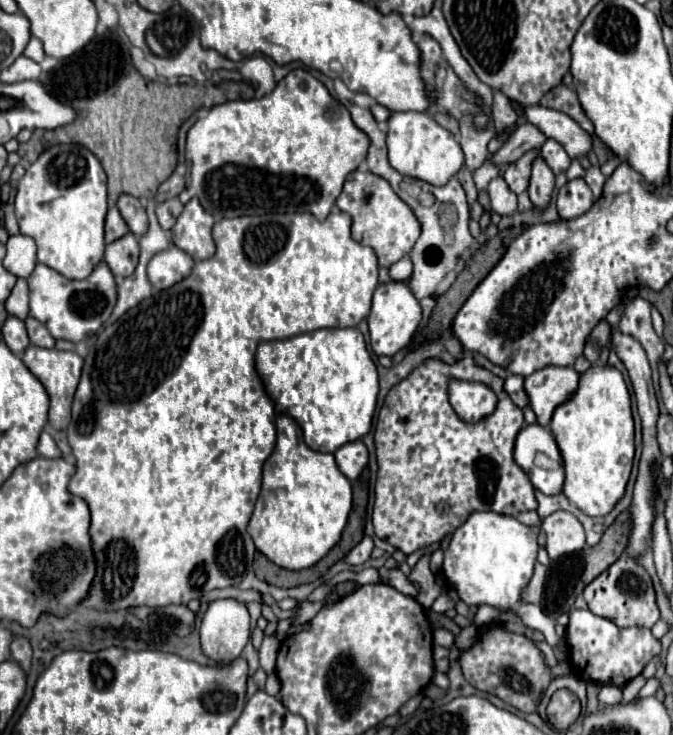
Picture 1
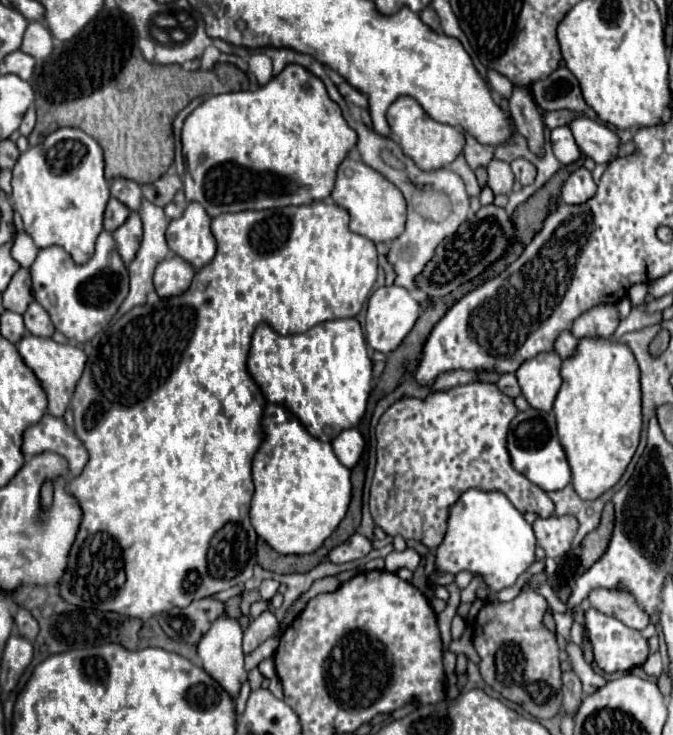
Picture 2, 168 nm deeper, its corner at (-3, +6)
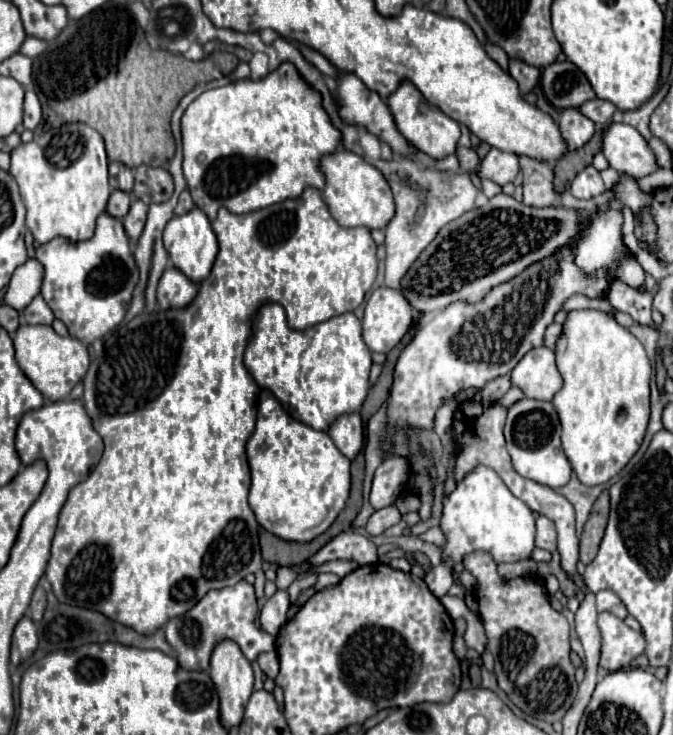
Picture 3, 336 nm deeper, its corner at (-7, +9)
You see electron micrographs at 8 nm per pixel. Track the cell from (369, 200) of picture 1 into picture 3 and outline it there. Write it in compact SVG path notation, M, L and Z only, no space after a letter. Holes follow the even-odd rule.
M338 150L330 156L324 156L320 166L326 174L326 188L322 190L322 196L340 226L364 226L368 230L386 228L386 224L394 218L394 196L390 192L390 184L386 184L386 178L382 172L378 172L378 168L350 150Z

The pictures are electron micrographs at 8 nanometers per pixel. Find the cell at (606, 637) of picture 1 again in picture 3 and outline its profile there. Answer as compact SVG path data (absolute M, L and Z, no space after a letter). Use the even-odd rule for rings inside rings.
M600 612L598 628L602 634L602 654L600 654L602 668L616 672L628 668L636 656L644 654L646 640L642 632L632 630L618 616L610 612Z

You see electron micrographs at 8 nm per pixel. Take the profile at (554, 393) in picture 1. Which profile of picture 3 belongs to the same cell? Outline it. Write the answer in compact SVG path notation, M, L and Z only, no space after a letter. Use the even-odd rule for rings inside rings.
M540 346L532 348L512 370L512 384L518 386L526 398L550 402L562 388L562 376L556 368L554 350Z

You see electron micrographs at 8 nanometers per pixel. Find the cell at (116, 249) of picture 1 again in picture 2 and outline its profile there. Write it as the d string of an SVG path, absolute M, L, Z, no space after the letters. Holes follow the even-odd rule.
M132 211L130 217L126 219L126 223L122 227L118 227L118 231L114 231L112 235L116 239L122 261L128 265L136 257L136 251L142 241L142 221L140 221L138 211Z

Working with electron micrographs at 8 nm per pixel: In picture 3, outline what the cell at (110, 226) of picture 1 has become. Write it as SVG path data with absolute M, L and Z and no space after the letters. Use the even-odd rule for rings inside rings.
M114 190L114 192L112 192L112 196L110 196L110 200L108 200L108 208L106 208L106 212L108 212L110 216L114 216L114 218L118 218L118 220L122 220L122 218L126 216L126 212L130 210L130 202L132 202L130 194Z

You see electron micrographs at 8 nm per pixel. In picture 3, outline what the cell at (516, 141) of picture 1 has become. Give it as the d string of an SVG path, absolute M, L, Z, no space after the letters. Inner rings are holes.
M594 98L594 100L588 100L586 104L582 104L578 110L580 110L586 118L594 120L596 128L600 130L602 126L606 126L606 124L610 122L610 118L612 118L616 106L614 106L612 102L606 102L606 100L598 100L598 98Z

